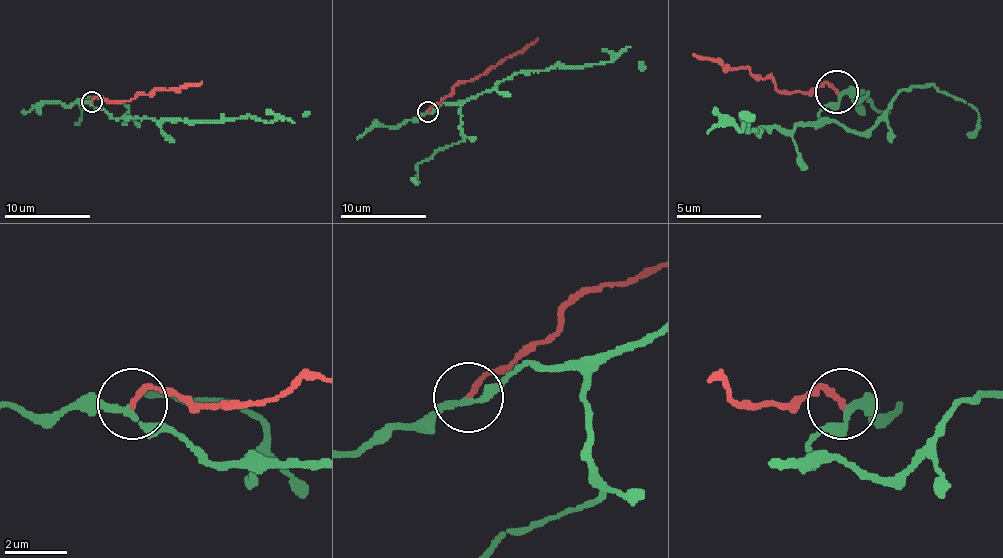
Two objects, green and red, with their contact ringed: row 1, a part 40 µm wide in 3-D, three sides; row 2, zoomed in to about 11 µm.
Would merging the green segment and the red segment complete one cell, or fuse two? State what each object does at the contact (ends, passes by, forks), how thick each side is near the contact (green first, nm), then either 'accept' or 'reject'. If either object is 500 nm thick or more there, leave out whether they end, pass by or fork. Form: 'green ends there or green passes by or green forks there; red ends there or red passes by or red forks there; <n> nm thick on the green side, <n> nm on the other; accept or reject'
green passes by; red ends there; 180 nm thick on the green side, 200 nm on the other; reject

